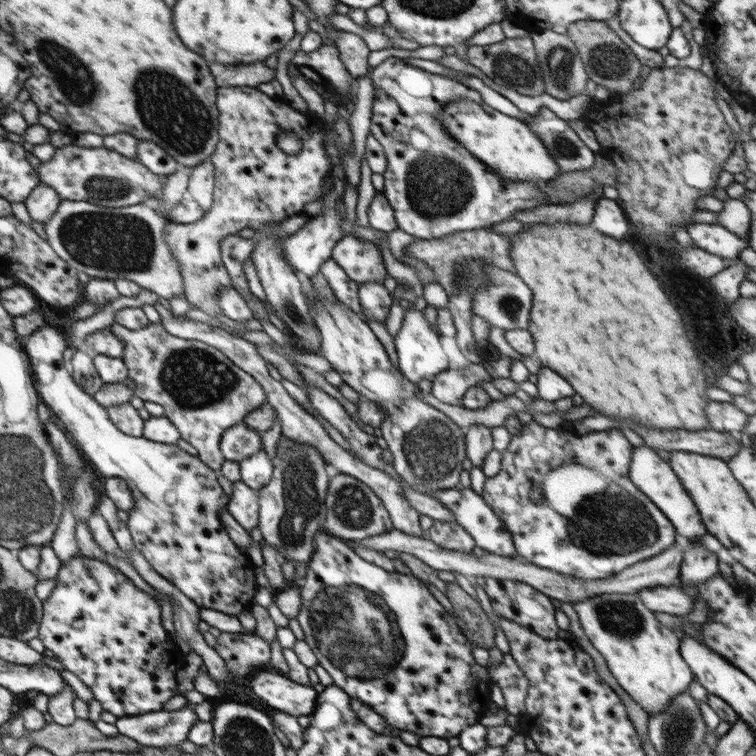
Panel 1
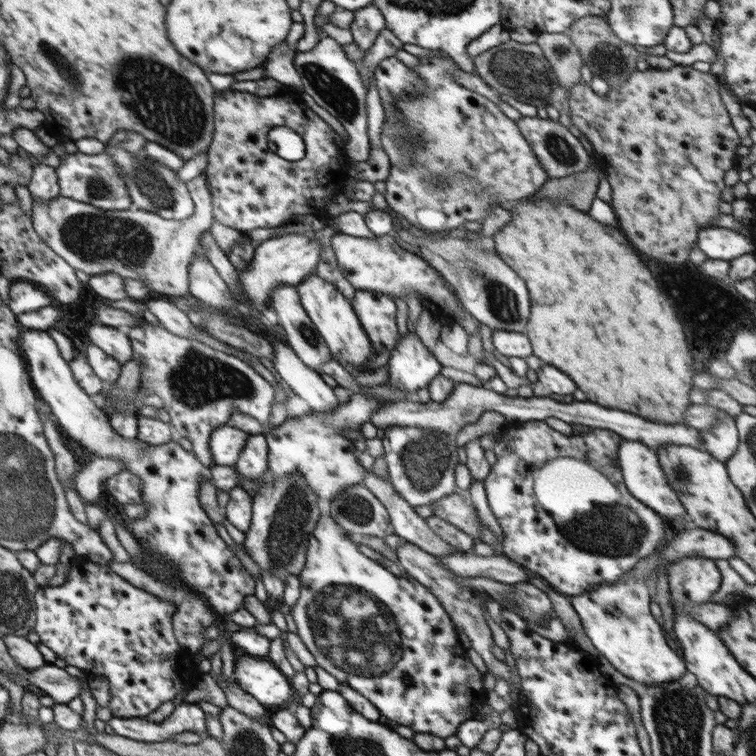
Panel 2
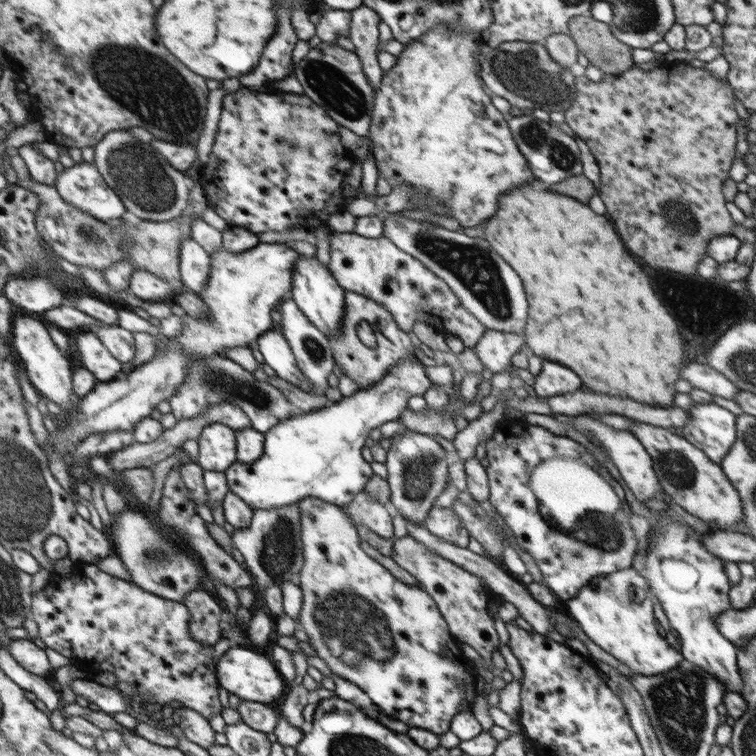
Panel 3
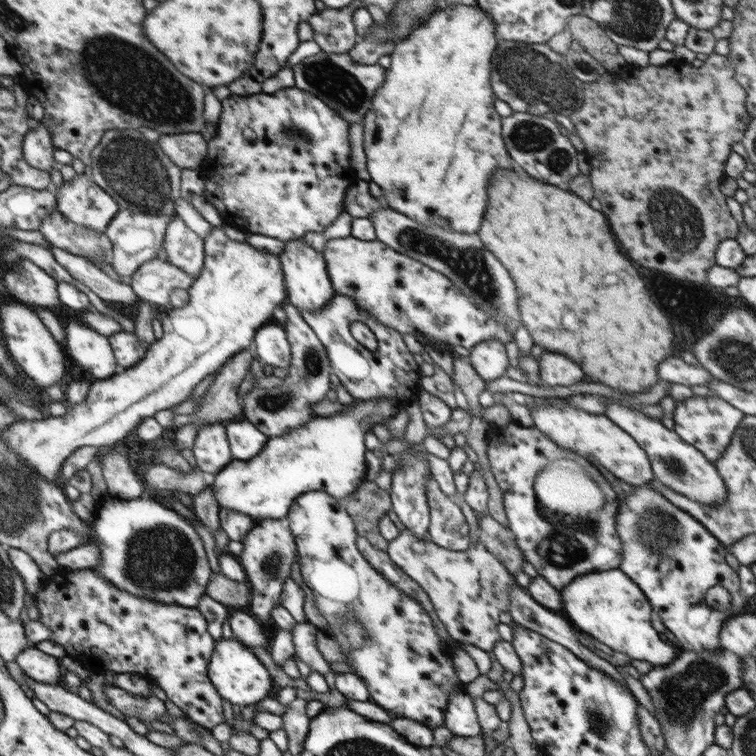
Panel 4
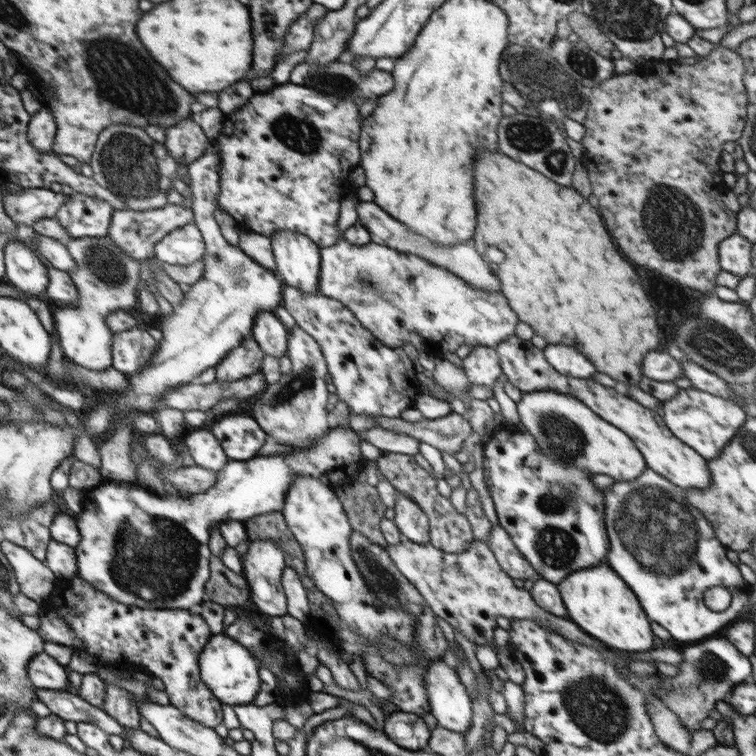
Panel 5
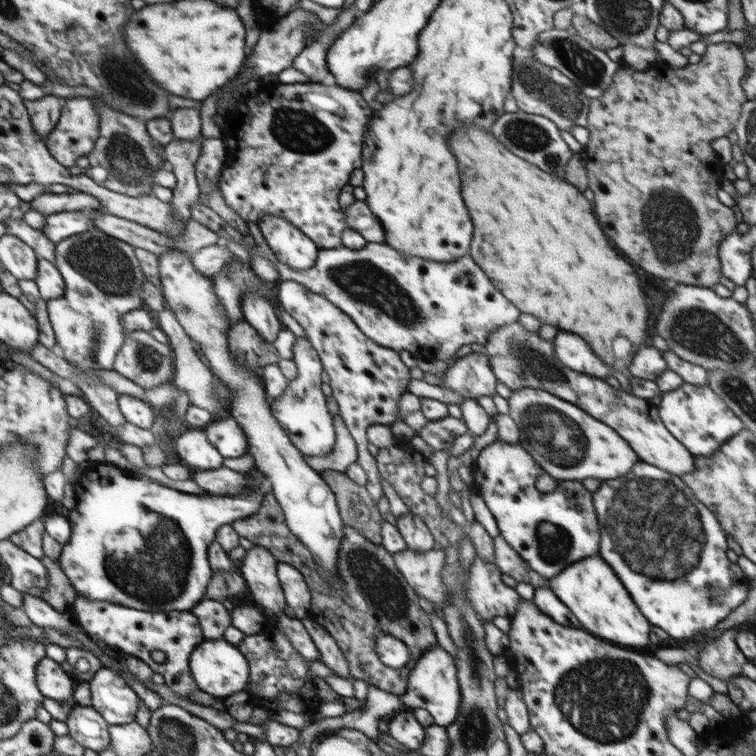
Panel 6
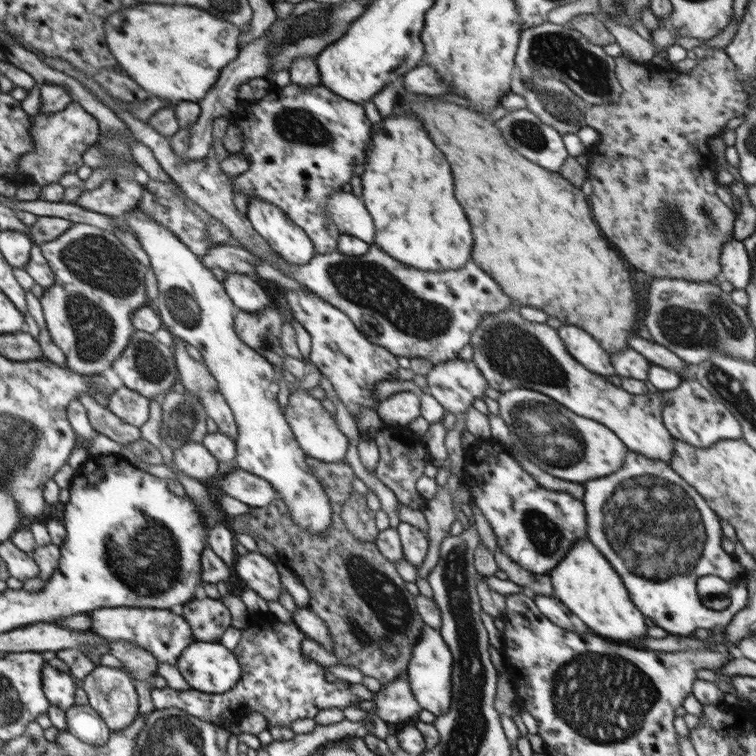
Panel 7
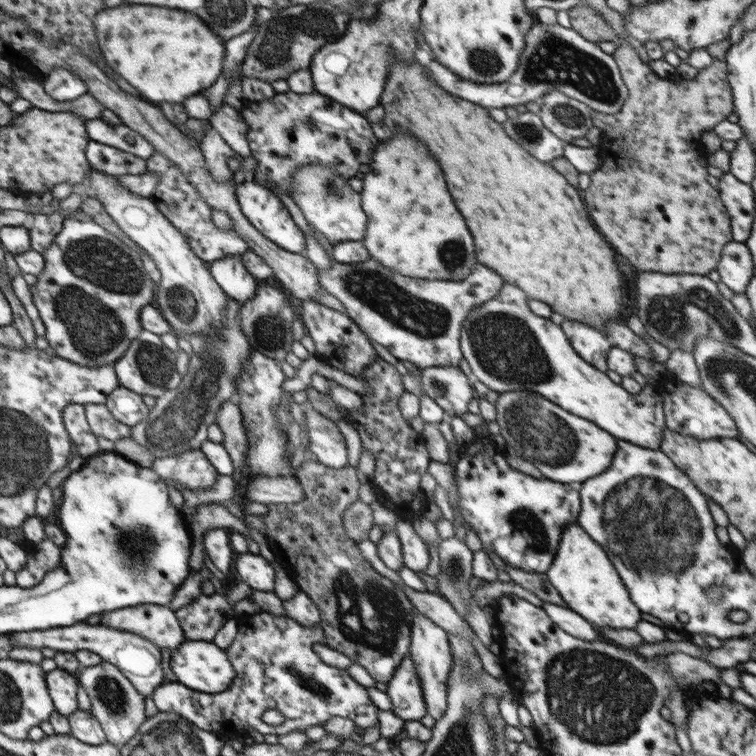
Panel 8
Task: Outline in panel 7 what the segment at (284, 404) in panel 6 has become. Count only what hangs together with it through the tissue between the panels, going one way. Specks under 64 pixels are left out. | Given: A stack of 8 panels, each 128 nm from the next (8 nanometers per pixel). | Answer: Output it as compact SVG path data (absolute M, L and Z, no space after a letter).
M308 390L294 392L289 401L283 414L304 455L326 463L344 462L348 453L348 438L342 434L335 418L323 408L321 402L310 396Z

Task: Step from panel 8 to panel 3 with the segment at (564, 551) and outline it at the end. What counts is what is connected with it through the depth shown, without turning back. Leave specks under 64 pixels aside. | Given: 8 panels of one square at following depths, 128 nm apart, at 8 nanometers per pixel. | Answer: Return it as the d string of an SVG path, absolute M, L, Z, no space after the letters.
M633 566L617 570L616 572L606 574L606 576L595 576L582 586L574 597L568 599L566 604L567 615L574 618L580 628L584 630L586 636L597 644L600 648L610 653L618 661L626 664L632 670L633 674L642 676L652 676L662 674L664 671L670 671L683 660L683 655L675 650L670 638L664 638L656 629L656 618L654 617L654 596L646 582L645 578L640 576L640 572Z

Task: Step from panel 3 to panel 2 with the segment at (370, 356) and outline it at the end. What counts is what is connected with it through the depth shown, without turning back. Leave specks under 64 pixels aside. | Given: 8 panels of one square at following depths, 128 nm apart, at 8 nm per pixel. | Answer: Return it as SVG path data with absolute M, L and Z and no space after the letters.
M358 290L350 301L376 354L391 352L401 338L396 325L396 304L392 298L382 292Z

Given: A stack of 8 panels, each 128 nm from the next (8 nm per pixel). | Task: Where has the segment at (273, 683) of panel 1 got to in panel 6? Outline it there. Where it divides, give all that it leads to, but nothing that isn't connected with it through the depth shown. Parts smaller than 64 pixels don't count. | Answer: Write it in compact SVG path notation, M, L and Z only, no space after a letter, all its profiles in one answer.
M224 637L216 640L204 640L191 654L192 678L196 680L202 692L208 692L215 698L226 698L234 693L246 690L250 679L248 660L240 653L236 645L229 644Z

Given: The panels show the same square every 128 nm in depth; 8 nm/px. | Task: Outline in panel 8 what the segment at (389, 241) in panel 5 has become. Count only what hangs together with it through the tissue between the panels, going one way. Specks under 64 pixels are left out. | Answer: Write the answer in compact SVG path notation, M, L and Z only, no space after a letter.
M310 162L297 168L292 177L292 199L300 208L308 224L328 238L330 244L364 240L366 214L360 208L360 194L354 191L348 179L337 174L332 166Z

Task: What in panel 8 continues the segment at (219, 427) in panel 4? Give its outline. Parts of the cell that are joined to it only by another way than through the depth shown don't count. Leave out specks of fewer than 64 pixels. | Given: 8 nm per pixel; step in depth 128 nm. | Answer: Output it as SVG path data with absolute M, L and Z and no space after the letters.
M199 449L167 455L154 459L153 462L151 469L164 482L172 480L174 484L178 484L178 490L204 490L216 484L217 470Z

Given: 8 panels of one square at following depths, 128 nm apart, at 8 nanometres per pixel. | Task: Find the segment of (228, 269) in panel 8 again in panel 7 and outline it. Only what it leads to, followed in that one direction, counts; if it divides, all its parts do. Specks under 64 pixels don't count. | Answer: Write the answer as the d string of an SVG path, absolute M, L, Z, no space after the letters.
M237 272L226 274L223 282L225 291L232 302L244 311L262 311L271 306L266 292L258 285L258 282L248 275Z

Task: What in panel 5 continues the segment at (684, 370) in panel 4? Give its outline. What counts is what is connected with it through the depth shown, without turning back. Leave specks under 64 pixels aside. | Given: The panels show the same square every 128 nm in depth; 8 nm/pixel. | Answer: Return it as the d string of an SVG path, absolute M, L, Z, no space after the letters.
M650 350L644 356L642 374L643 377L657 382L673 382L678 378L684 378L679 362L667 352L656 352L656 350Z

